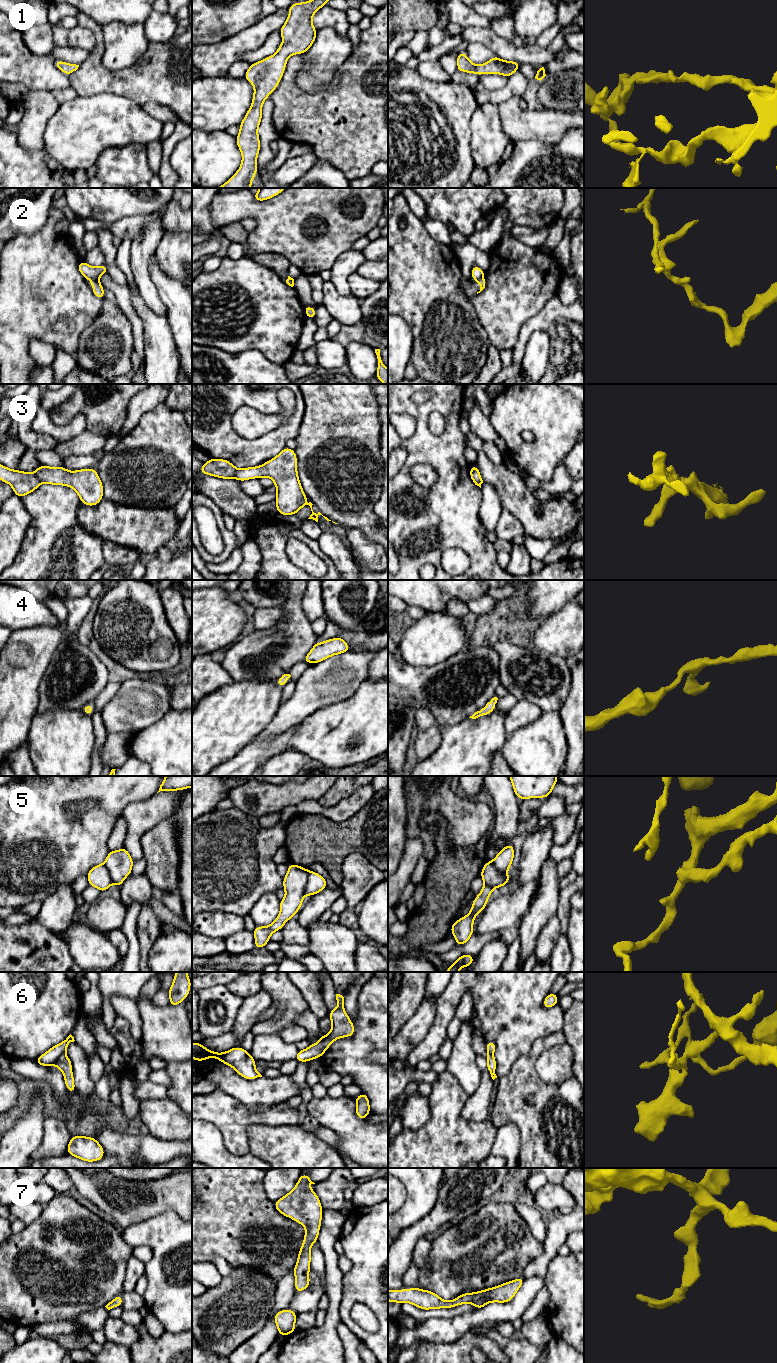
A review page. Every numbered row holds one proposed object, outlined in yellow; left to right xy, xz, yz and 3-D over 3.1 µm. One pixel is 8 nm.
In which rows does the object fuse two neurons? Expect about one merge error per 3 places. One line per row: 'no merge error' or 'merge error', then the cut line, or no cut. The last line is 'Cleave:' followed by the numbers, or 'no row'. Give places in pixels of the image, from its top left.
1: no merge error; no cut
2: merge error; cut in xy along (91, 279), (97, 280)
3: merge error; cut in xy along (34, 472), (41, 482)
4: no merge error; no cut
5: merge error; cut in xz along (308, 871), (308, 881), (304, 894)
6: merge error; cut in xy along (63, 1053), (53, 1064)
7: no merge error; no cut
Cleave: 2, 3, 5, 6

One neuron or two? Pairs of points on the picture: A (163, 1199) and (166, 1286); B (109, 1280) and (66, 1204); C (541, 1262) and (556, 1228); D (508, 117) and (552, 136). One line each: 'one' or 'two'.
A: two
B: one
C: one
D: one

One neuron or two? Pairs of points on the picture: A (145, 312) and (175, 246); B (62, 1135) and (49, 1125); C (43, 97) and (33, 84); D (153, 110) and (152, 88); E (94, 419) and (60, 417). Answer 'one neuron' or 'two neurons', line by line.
A: one neuron
B: one neuron
C: two neurons
D: two neurons
E: one neuron

